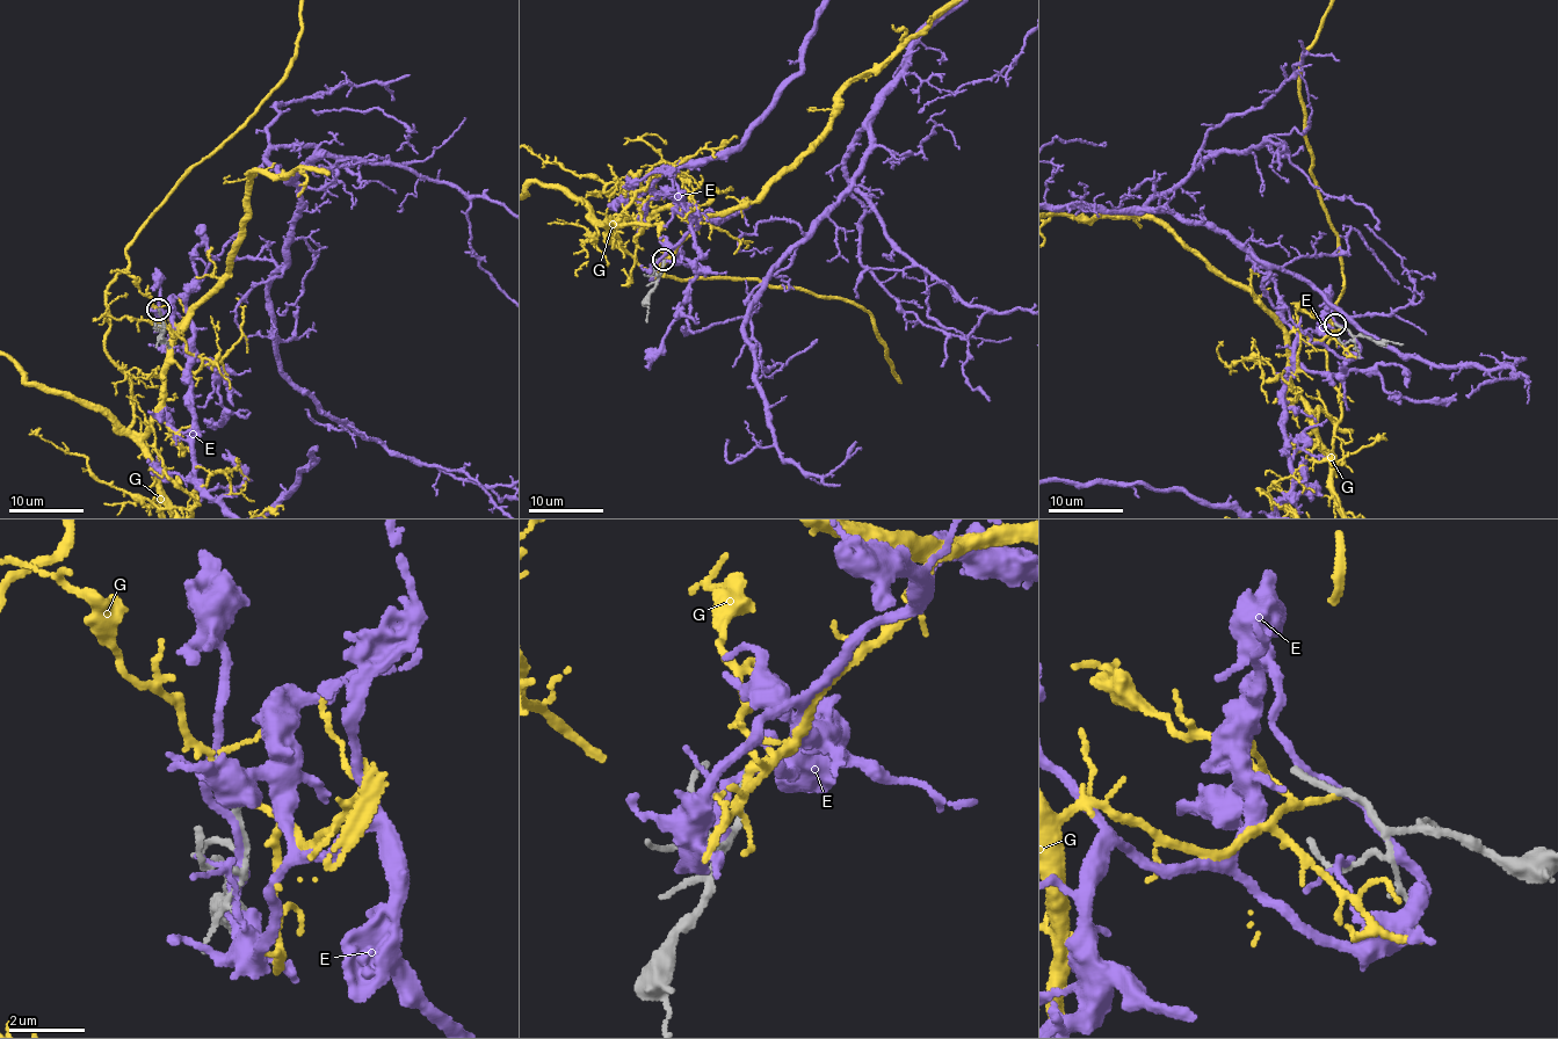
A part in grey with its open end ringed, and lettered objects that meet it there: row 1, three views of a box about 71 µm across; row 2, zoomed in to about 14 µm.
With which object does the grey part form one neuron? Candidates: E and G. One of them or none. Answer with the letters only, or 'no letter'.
no letter

